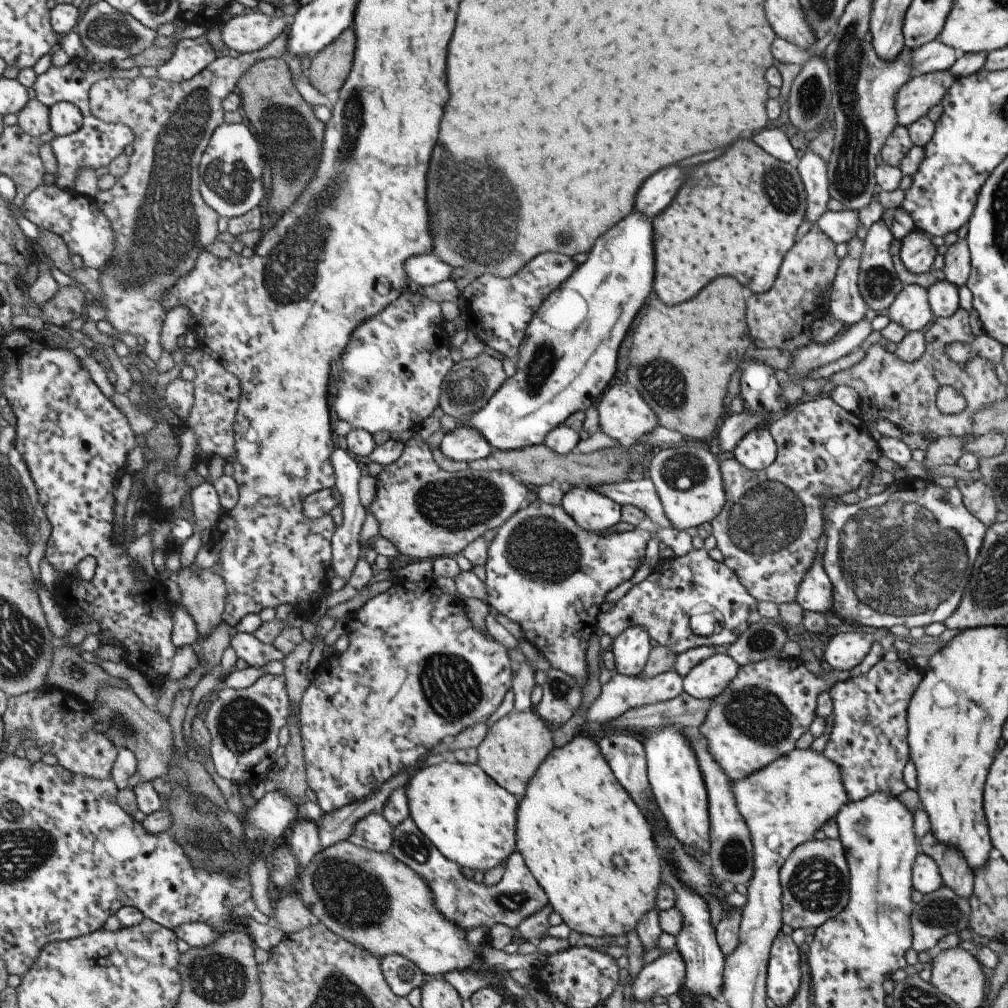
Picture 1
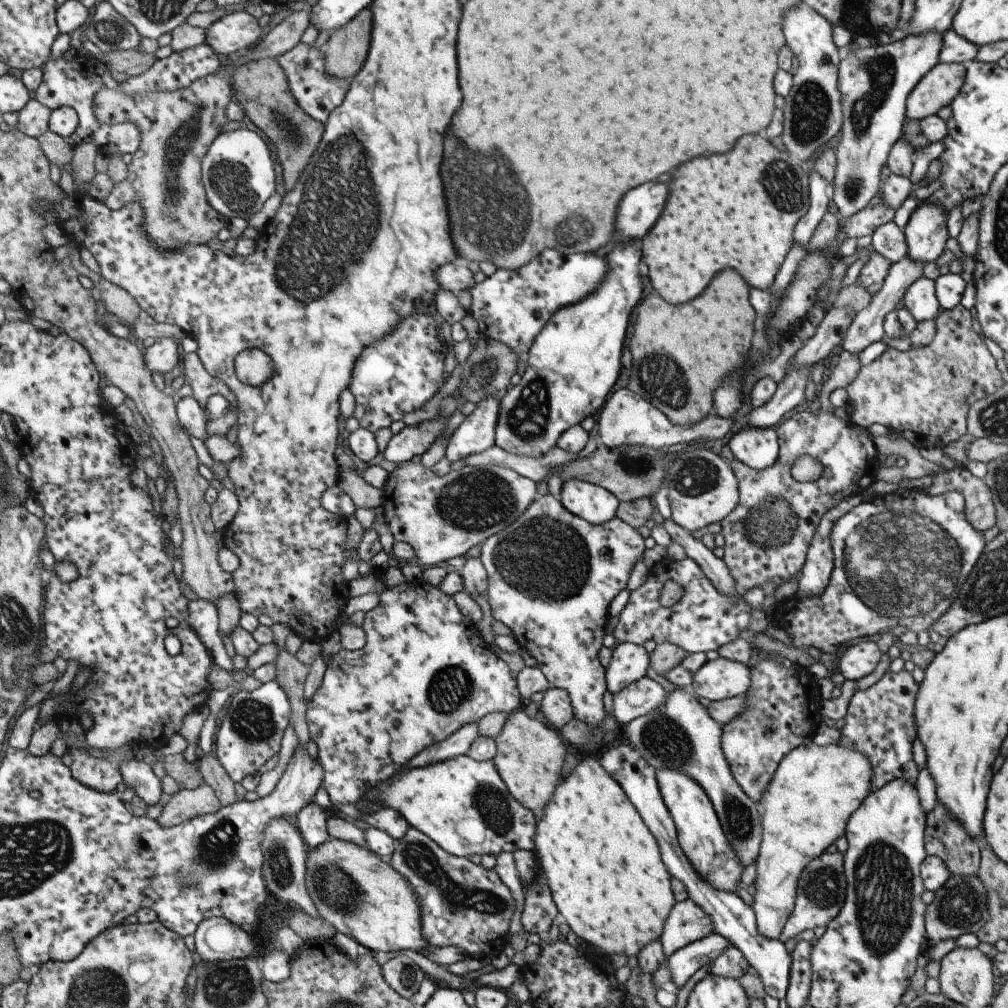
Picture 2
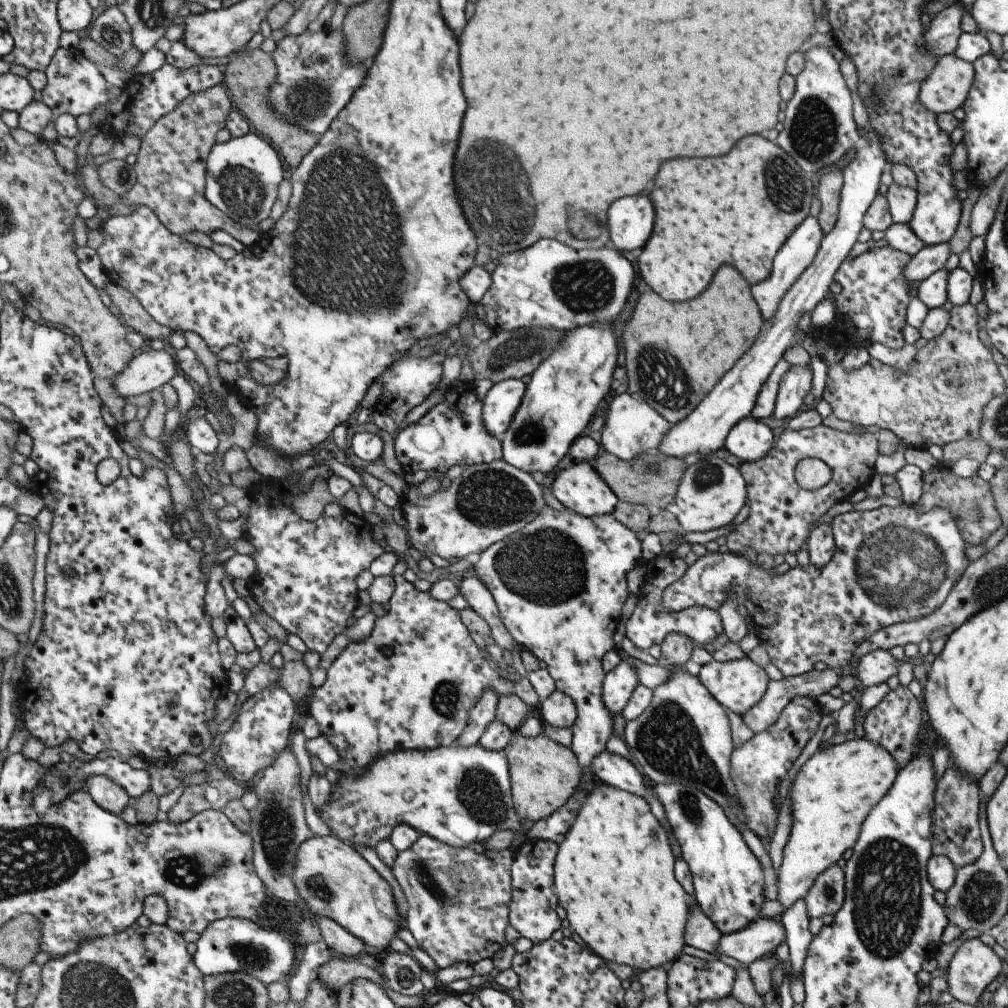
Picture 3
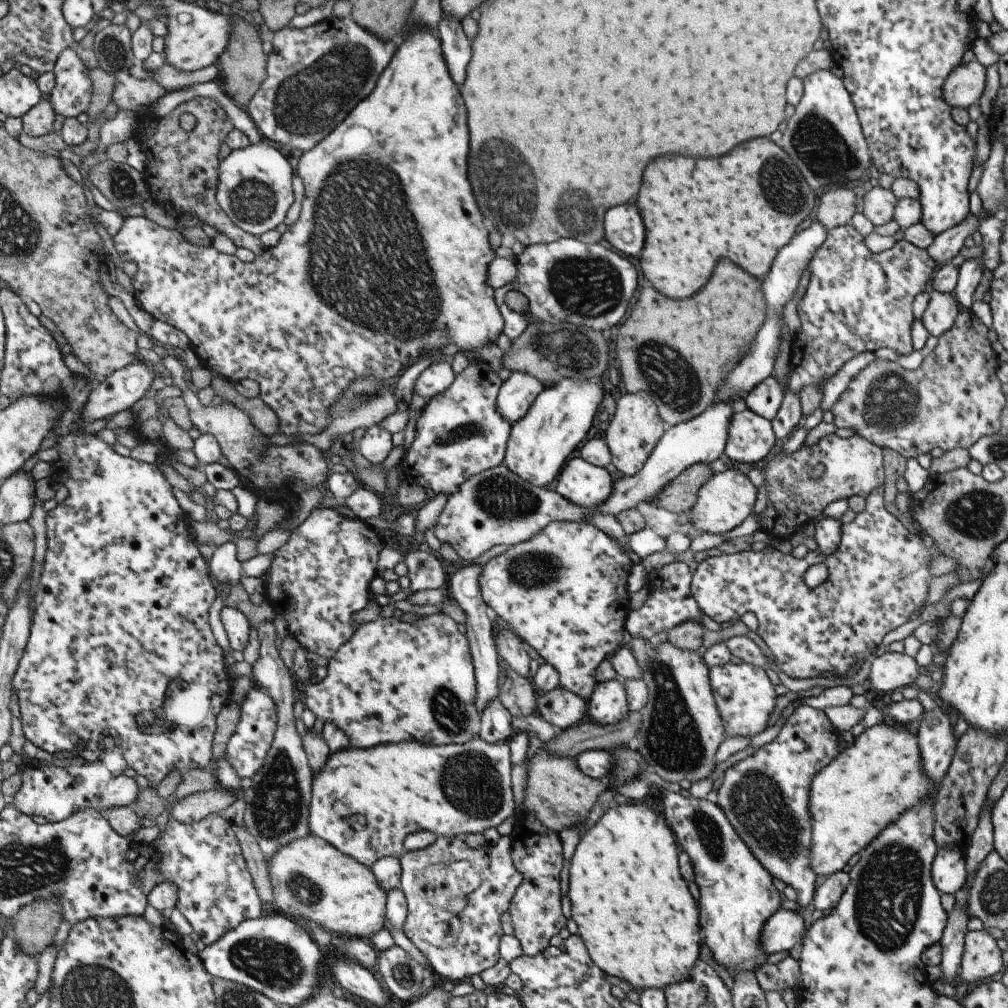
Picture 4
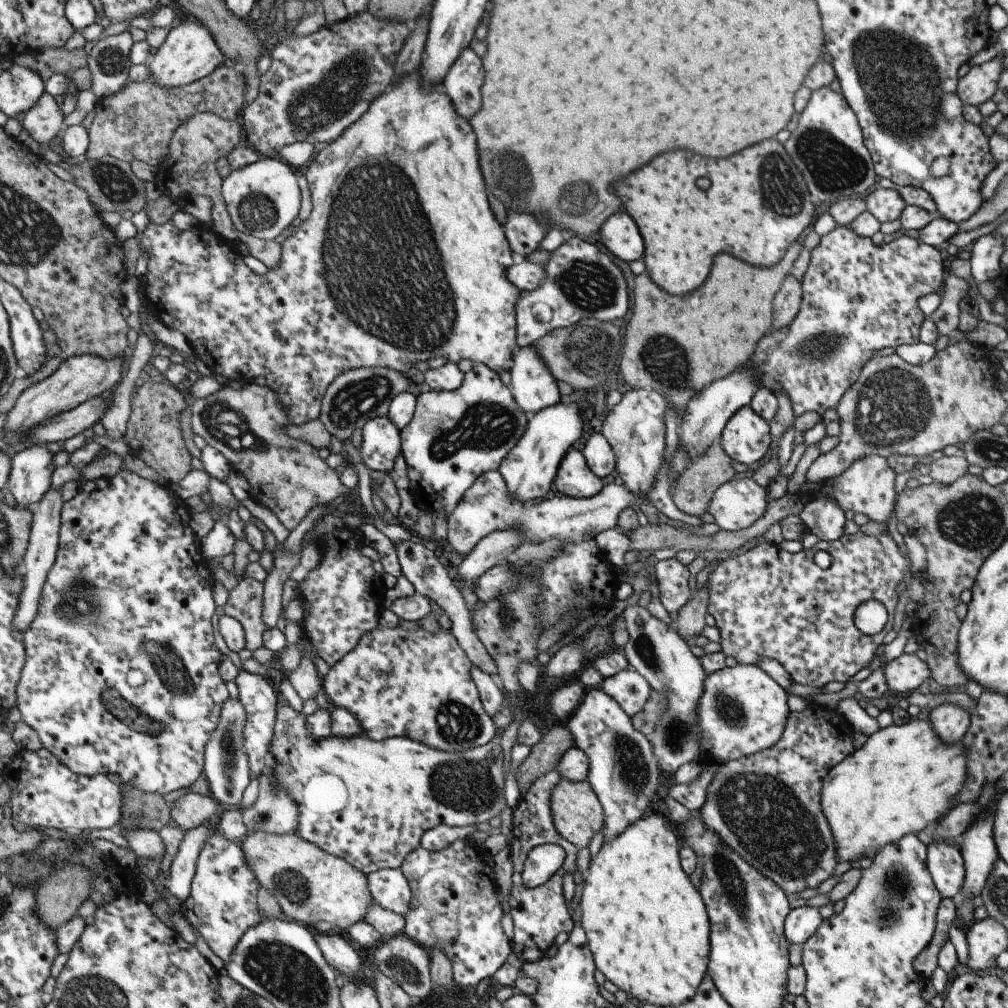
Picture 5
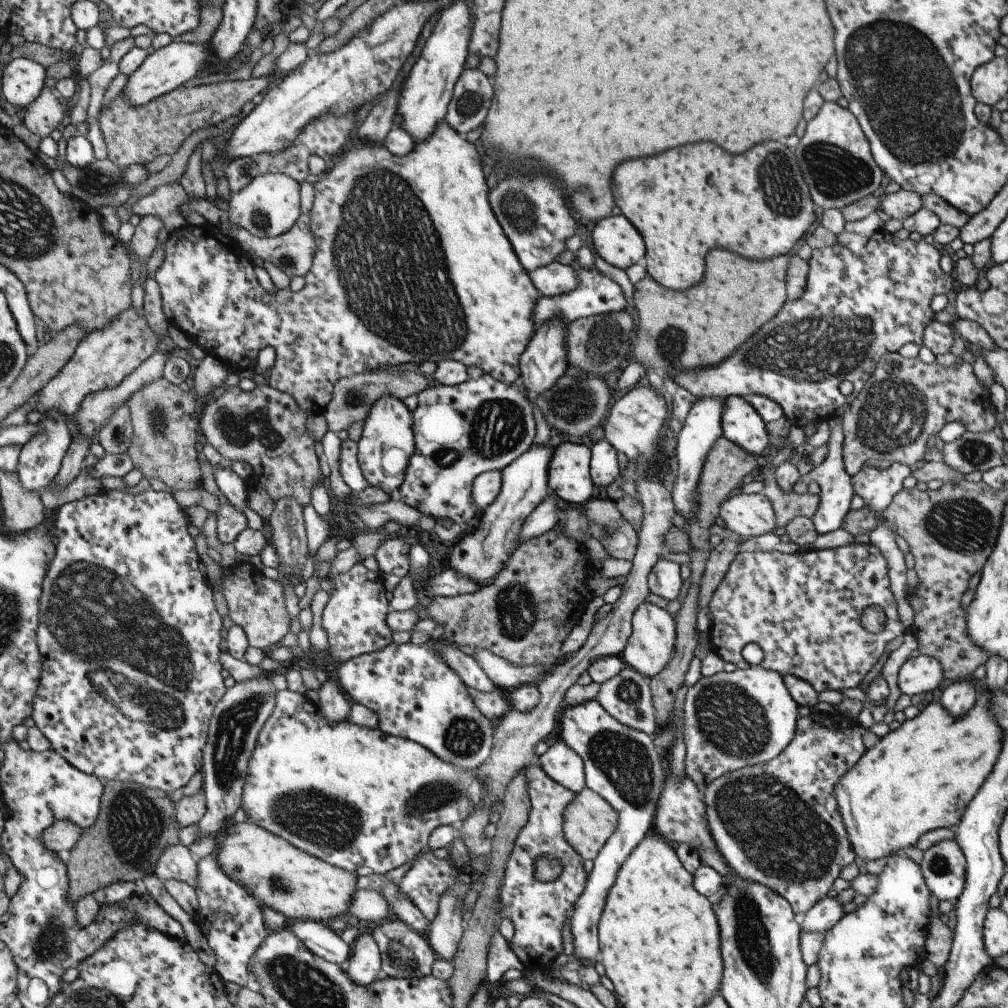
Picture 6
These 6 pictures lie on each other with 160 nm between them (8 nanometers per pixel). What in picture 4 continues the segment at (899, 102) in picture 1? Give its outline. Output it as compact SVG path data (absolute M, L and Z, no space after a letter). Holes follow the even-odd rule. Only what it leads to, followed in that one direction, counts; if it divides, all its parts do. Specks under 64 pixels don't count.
M971 60L967 64L961 62L946 76L942 84L942 97L950 108L967 109L977 103L985 84L985 69L976 60Z

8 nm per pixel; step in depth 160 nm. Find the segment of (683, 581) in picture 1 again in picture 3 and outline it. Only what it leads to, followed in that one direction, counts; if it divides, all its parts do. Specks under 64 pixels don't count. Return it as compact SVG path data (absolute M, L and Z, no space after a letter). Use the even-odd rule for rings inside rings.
M661 552L653 560L642 562L644 565L644 581L638 592L635 594L637 603L630 618L624 623L625 636L635 647L646 651L651 644L660 644L667 633L683 633L695 645L710 648L710 643L722 632L722 624L719 615L711 609L705 607L687 607L677 612L667 612L662 605L662 592L679 580L688 567L683 559L677 558L673 553Z

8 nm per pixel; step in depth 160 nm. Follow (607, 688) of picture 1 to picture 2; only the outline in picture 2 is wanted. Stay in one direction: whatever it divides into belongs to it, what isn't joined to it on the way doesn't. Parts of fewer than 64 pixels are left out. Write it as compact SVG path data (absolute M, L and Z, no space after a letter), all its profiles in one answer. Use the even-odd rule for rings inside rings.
M643 677L612 696L613 716L617 724L624 725L630 720L647 714L663 704L667 693L661 686Z

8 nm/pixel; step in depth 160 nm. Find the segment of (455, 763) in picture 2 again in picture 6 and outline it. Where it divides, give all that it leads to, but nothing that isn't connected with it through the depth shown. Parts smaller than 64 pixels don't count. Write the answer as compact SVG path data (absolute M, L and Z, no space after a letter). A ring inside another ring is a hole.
M289 689L280 690L275 695L275 704L269 718L262 724L259 729L258 738L255 744L243 777L242 793L240 798L240 807L243 808L247 820L255 823L267 832L281 837L288 843L291 843L301 852L309 856L322 860L331 866L352 872L357 877L367 875L384 875L389 870L401 866L407 860L411 860L425 845L428 844L428 836L434 828L441 825L455 826L461 822L475 807L480 805L482 784L474 775L476 771L460 771L450 764L439 760L427 748L416 742L383 734L377 728L367 729L365 727L353 724L347 719L330 724L330 720L322 717L317 712L317 704L309 701L305 694L299 694Z

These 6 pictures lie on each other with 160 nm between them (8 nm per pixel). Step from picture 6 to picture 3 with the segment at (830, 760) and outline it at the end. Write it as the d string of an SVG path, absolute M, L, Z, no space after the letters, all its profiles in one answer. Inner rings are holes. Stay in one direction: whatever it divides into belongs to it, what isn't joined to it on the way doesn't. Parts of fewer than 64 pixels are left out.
M794 697L779 713L777 720L767 730L756 733L730 755L729 776L743 804L744 822L757 838L771 838L777 824L777 786L801 749L817 729L822 713L815 700L809 697ZM798 898L780 914L780 917L780 923L785 931L784 943L787 945L789 960L791 961L789 979L794 979L802 971L807 945L812 937L809 929L807 929L809 918L805 901Z

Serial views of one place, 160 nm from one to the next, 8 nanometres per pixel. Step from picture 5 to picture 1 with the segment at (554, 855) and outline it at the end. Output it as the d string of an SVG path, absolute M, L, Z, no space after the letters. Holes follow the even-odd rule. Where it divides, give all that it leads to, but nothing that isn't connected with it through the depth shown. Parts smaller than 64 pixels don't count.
M409 816L392 828L392 840L393 843L388 851L391 856L411 868L415 874L423 876L425 884L431 890L435 910L445 920L457 922L461 930L468 932L477 926L485 926L489 930L495 924L504 924L513 929L527 916L537 913L537 910L543 910L545 904L548 903L543 890L535 882L529 870L525 868L523 858L519 854L511 854L507 858L507 864L503 864L505 872L499 882L492 886L485 886L482 882L477 884L472 879L467 880L459 872L457 864L446 860L433 847L433 844L419 833Z

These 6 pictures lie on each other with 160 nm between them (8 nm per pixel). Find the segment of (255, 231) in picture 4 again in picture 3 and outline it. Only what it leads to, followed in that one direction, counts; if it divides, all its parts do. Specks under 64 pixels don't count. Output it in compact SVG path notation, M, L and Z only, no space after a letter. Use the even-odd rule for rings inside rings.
M251 132L231 137L225 143L215 143L206 158L206 168L206 199L233 223L241 227L255 226L270 216L279 183L283 180L283 168L277 152L269 142Z

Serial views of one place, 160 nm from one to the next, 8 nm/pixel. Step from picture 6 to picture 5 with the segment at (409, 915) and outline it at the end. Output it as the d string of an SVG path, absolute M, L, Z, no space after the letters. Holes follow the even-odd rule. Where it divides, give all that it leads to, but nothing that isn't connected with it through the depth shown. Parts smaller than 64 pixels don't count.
M379 869L366 875L372 902L405 920L410 910L411 893L408 882L397 869Z

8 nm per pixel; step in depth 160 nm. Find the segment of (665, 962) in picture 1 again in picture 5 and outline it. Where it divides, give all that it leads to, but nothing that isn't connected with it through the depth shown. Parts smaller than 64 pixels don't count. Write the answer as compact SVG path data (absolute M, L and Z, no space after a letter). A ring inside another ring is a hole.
M805 905L791 909L784 920L784 935L787 942L804 943L807 938L815 934L823 919L817 907Z

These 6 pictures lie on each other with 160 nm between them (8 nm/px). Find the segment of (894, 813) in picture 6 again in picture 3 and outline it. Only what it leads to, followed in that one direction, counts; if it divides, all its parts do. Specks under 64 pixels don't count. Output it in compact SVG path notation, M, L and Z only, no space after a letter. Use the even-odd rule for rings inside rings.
M853 737L840 745L831 746L817 754L813 753L799 768L790 784L792 788L792 824L788 840L783 848L779 879L775 884L778 894L776 899L783 905L783 910L798 898L803 899L815 878L826 868L835 865L847 848L852 848L859 836L862 822L871 808L891 788L898 770L894 756L891 756L886 748L868 741L865 737Z

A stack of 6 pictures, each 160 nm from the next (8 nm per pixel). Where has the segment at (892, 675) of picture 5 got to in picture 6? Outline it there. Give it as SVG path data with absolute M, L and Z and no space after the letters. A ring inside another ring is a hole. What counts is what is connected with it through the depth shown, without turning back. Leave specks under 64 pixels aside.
M927 655L908 658L898 670L898 689L909 697L942 688L942 681L943 671L939 661Z

